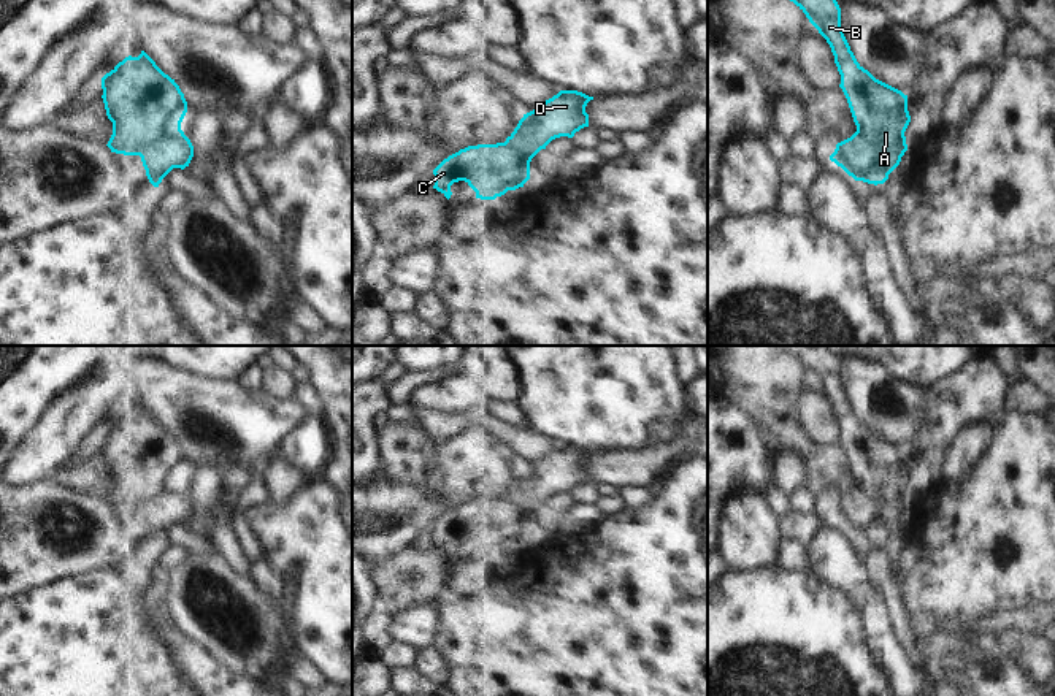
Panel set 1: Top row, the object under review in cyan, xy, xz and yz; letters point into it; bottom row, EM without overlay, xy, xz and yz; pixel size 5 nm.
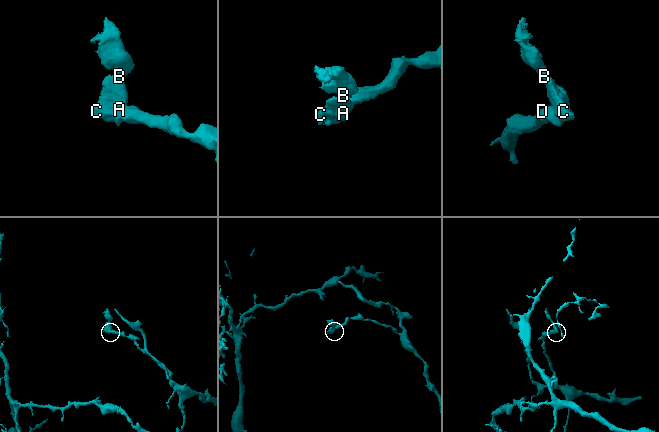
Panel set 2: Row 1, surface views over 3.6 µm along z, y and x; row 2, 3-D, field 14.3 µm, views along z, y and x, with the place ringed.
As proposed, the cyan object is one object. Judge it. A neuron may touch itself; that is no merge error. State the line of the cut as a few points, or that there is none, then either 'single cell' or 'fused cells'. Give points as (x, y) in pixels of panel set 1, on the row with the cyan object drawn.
cut yz (857, 130), (876, 151), (889, 173); fused cells

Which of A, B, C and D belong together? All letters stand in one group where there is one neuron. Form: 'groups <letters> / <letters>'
groups A B C / D

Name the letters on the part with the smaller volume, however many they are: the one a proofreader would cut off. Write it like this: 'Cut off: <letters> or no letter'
Cut off: A, B, C

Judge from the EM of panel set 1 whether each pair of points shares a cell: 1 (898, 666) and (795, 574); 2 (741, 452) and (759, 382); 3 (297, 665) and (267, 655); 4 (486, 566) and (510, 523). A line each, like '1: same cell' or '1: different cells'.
1: different cells
2: different cells
3: different cells
4: different cells

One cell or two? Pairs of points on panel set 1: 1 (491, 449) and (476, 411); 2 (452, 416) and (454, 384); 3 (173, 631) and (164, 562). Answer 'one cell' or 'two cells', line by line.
1: two cells
2: one cell
3: one cell

